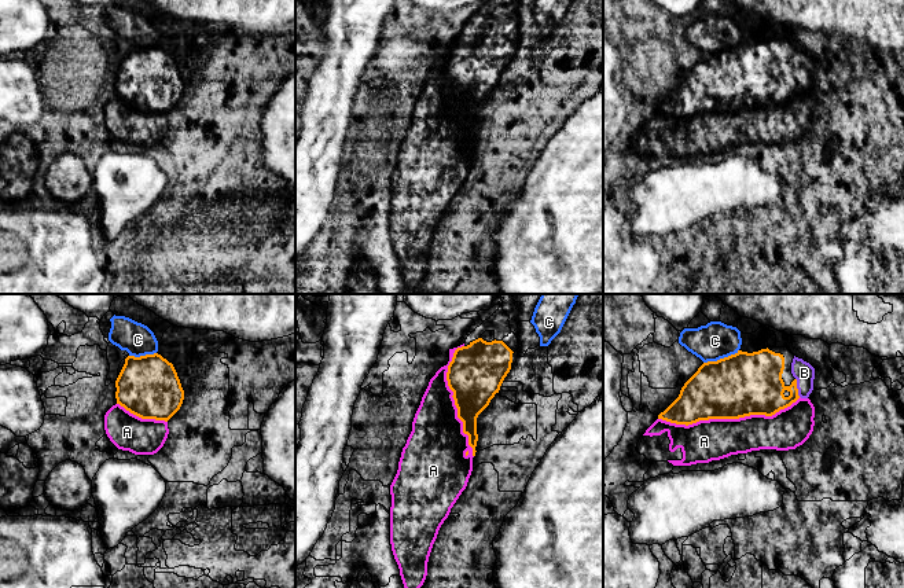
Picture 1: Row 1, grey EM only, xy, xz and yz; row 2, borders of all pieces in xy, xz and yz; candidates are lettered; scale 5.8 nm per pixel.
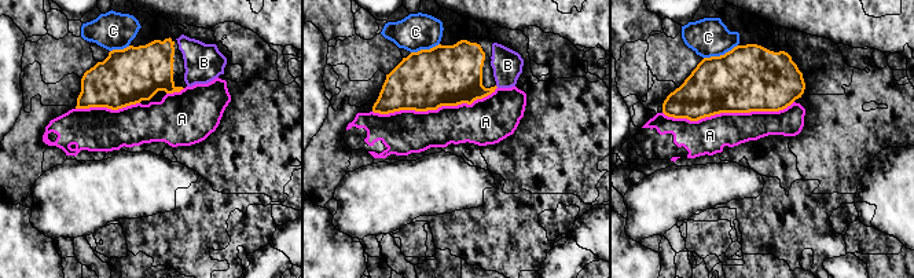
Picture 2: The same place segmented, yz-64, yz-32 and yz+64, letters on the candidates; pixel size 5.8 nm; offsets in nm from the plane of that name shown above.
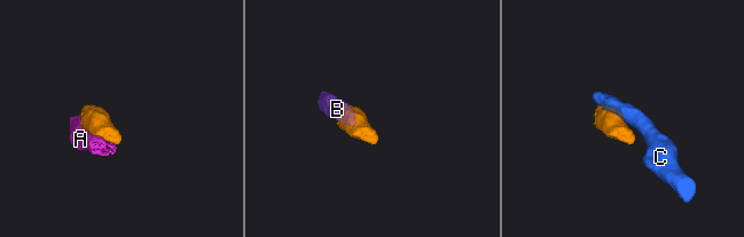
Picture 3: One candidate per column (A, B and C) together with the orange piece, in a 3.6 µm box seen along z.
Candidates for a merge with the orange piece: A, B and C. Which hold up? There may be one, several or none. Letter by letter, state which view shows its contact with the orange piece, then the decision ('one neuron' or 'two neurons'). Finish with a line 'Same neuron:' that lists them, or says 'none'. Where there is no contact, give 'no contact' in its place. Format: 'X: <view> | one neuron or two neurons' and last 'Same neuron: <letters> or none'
A: yz | two neurons
B: yz | one neuron
C: yz | two neurons
Same neuron: B

